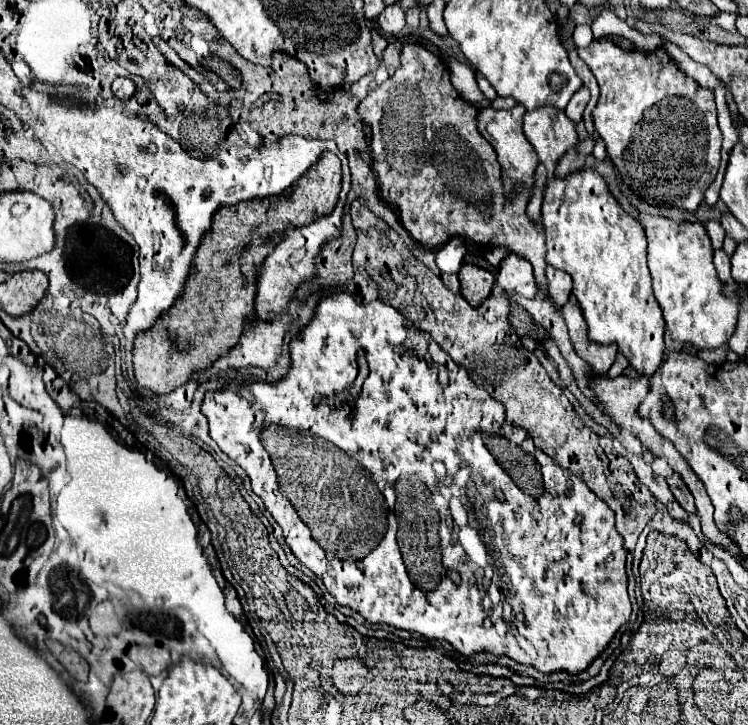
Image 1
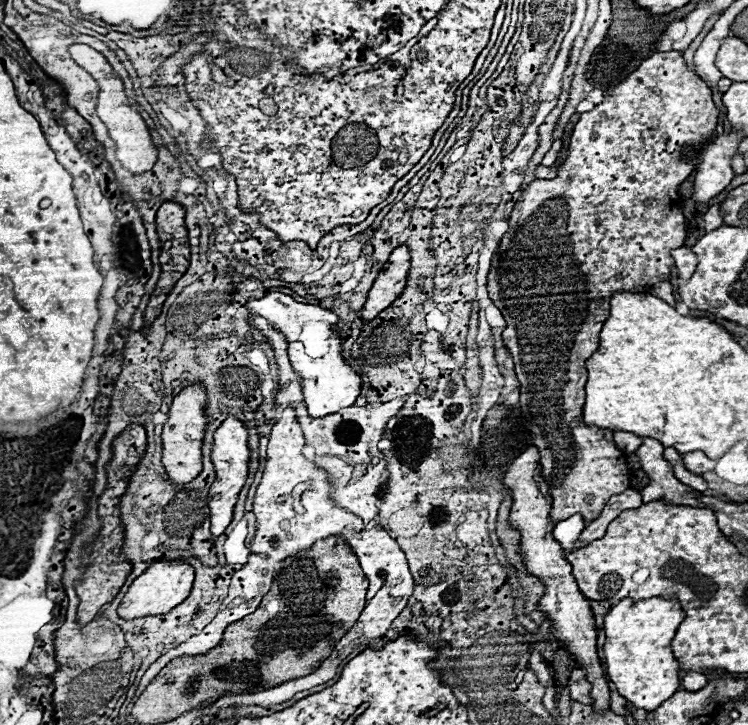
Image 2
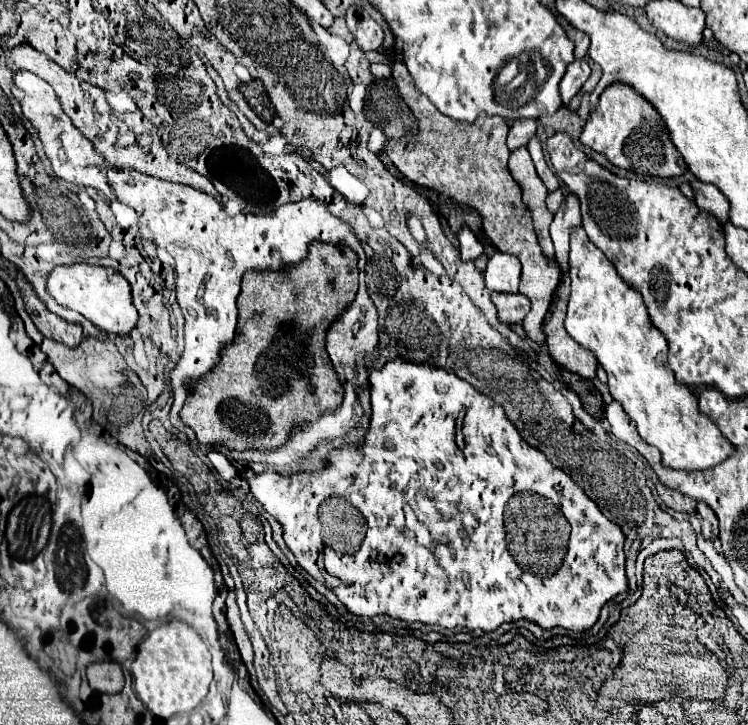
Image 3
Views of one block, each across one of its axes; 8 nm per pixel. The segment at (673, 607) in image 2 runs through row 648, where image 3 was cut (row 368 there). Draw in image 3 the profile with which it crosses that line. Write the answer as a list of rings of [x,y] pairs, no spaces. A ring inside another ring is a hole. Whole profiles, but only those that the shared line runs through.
[[[578,226],[572,232],[572,250],[570,250],[570,300],[568,300],[568,314],[566,314],[566,332],[584,348],[592,350],[592,354],[598,358],[602,368],[608,374],[608,388],[616,402],[624,406],[624,412],[636,422],[638,434],[644,442],[650,446],[656,446],[662,452],[662,460],[666,466],[674,470],[708,470],[714,464],[726,460],[732,454],[732,444],[722,438],[716,424],[698,410],[696,396],[688,390],[688,386],[676,382],[672,368],[668,366],[668,342],[664,334],[652,324],[648,318],[646,306],[642,302],[642,294],[628,286],[620,274],[616,272],[614,264],[600,252],[598,246],[594,246],[586,234],[584,228]]]

